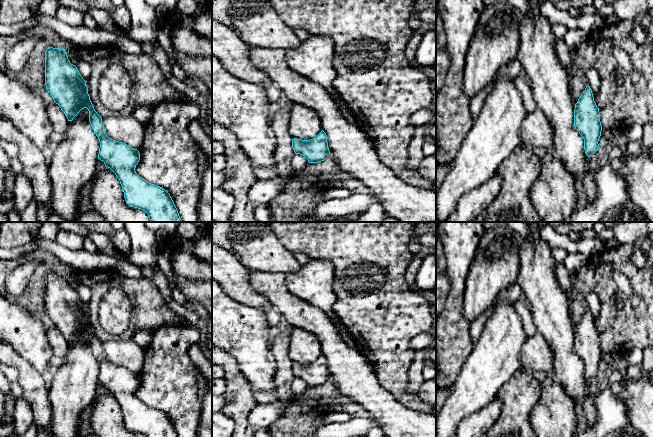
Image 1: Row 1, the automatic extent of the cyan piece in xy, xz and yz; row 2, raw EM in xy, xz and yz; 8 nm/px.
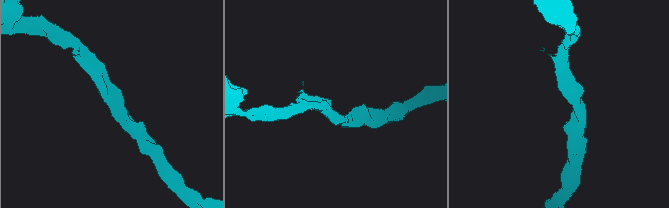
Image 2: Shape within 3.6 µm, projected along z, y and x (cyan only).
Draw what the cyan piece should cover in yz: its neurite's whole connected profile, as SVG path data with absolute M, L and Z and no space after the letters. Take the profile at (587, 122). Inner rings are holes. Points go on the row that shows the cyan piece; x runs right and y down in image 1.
M590 86L585 88L575 104L574 126L584 139L585 154L590 157L599 147L598 141L602 131L599 108Z

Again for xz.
M323 130L310 140L294 138L292 140L292 148L295 154L304 156L309 163L324 161L330 155L327 135Z

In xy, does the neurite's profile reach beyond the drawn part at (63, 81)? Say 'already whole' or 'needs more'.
already whole

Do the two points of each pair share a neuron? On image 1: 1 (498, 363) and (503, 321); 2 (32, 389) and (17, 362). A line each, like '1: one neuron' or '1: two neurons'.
1: one neuron
2: one neuron

